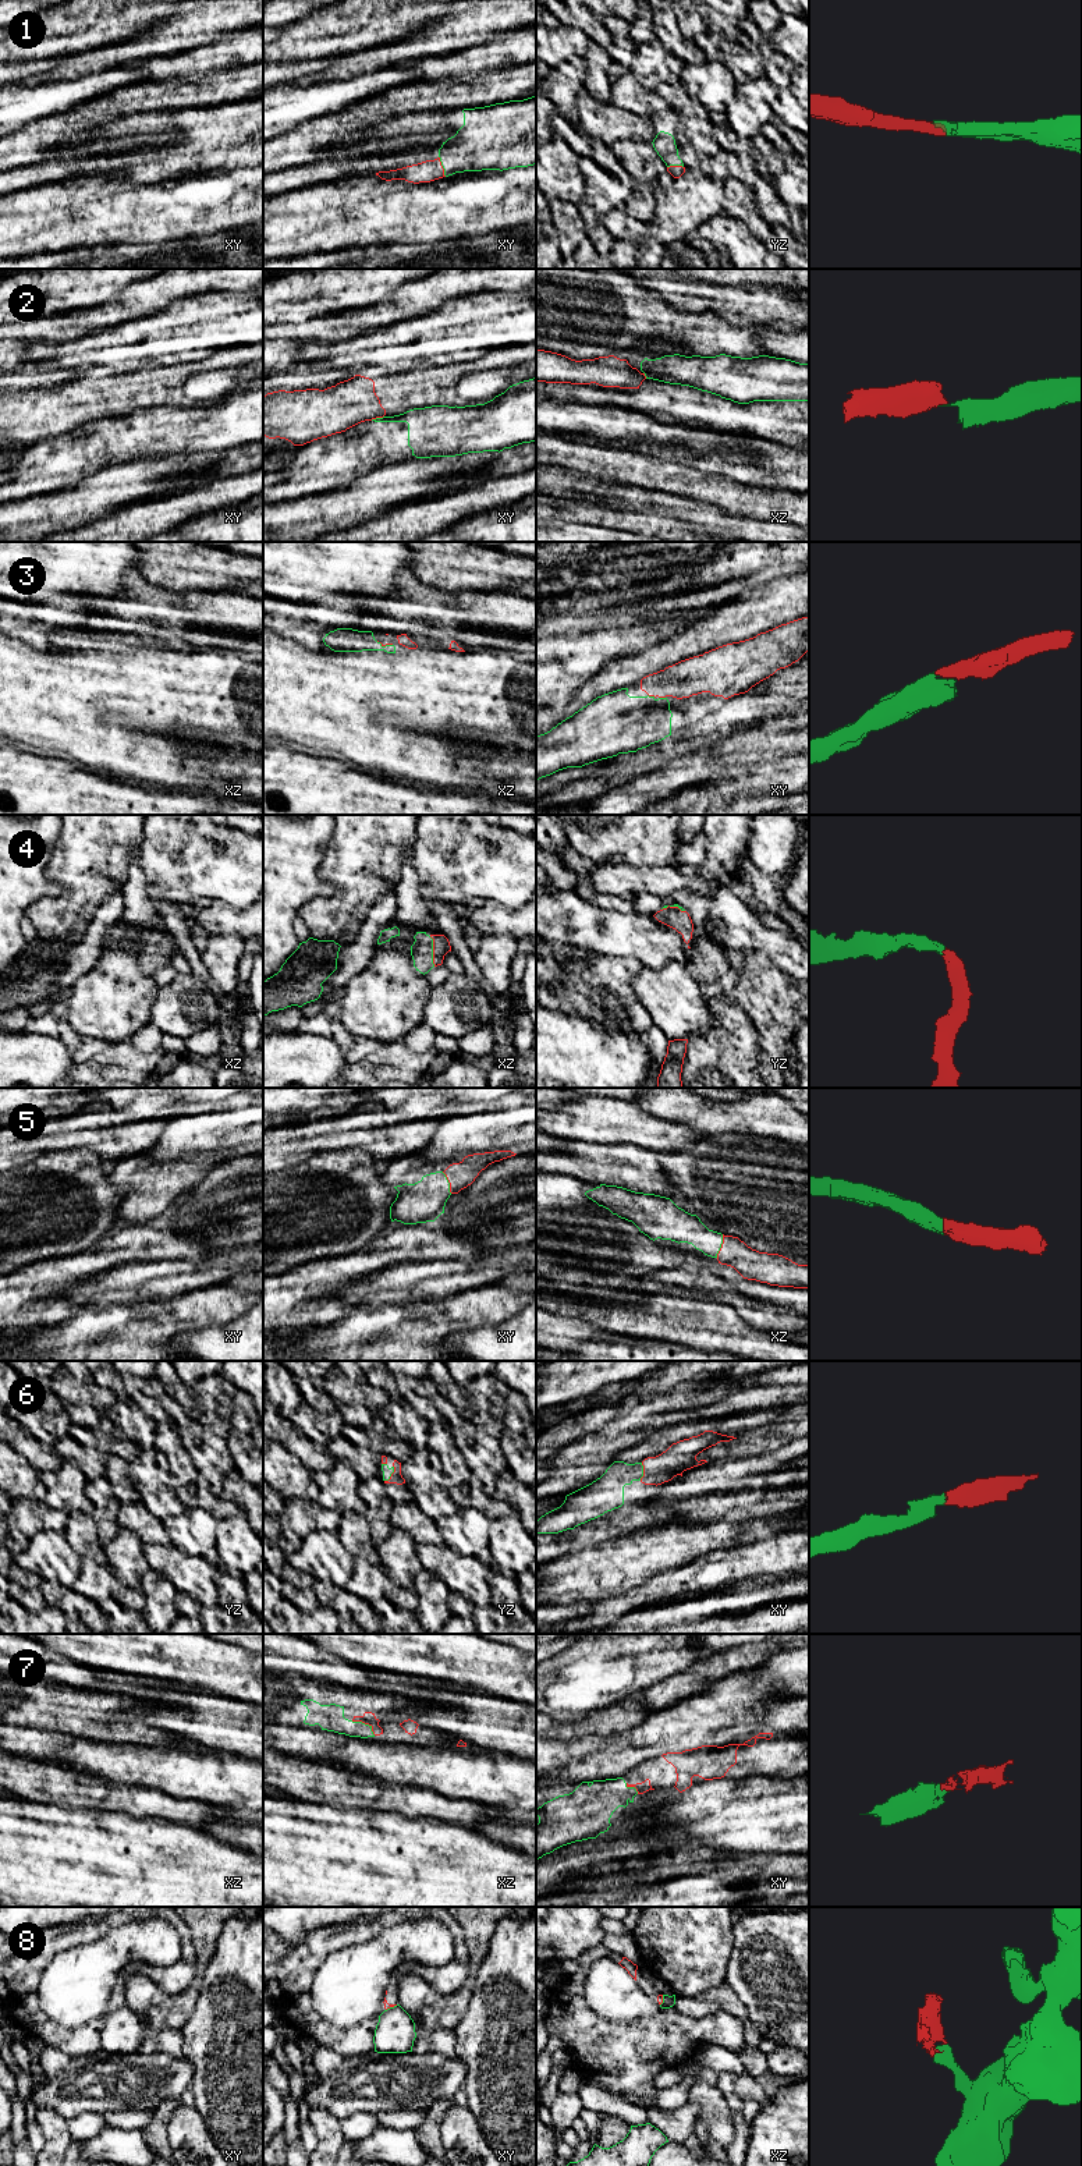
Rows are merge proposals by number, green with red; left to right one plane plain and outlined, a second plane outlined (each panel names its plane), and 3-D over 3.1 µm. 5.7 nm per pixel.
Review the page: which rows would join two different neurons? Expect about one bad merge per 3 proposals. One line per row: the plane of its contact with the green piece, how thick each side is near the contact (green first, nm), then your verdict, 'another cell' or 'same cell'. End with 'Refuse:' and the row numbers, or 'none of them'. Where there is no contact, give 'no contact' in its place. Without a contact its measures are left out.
1: meets green in xy; 300 nm thick on the green side, 120 nm on the other; same cell
2: meets green in xy; 150 nm thick on the green side, 260 nm on the other; another cell
3: meets green in xy; 340 nm thick on the green side, 220 nm on the other; same cell
4: meets green in xz; 130 nm thick on the green side, 100 nm on the other; same cell
5: meets green in xz; 180 nm thick on the green side, 170 nm on the other; same cell
6: meets green in yz; 50 nm thick on the green side, 70 nm on the other; same cell
7: meets green in xz; 150 nm thick on the green side, 70 nm on the other; same cell
8: meets green in xy; 220 nm thick on the green side, 30 nm on the other; another cell
Refuse: 2, 8

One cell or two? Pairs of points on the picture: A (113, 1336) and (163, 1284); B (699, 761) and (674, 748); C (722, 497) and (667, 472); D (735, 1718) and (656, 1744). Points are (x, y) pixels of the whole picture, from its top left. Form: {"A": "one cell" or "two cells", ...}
{"A": "two cells", "B": "two cells", "C": "one cell", "D": "one cell"}

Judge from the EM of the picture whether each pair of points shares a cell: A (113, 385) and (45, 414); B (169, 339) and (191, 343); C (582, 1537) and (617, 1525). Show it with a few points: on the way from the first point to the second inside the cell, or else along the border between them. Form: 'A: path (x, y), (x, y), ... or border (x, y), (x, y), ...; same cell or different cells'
A: path (96, 394), (61, 410); same cell
B: path (174, 343), (185, 343); same cell
C: path (591, 1534), (609, 1525); same cell

